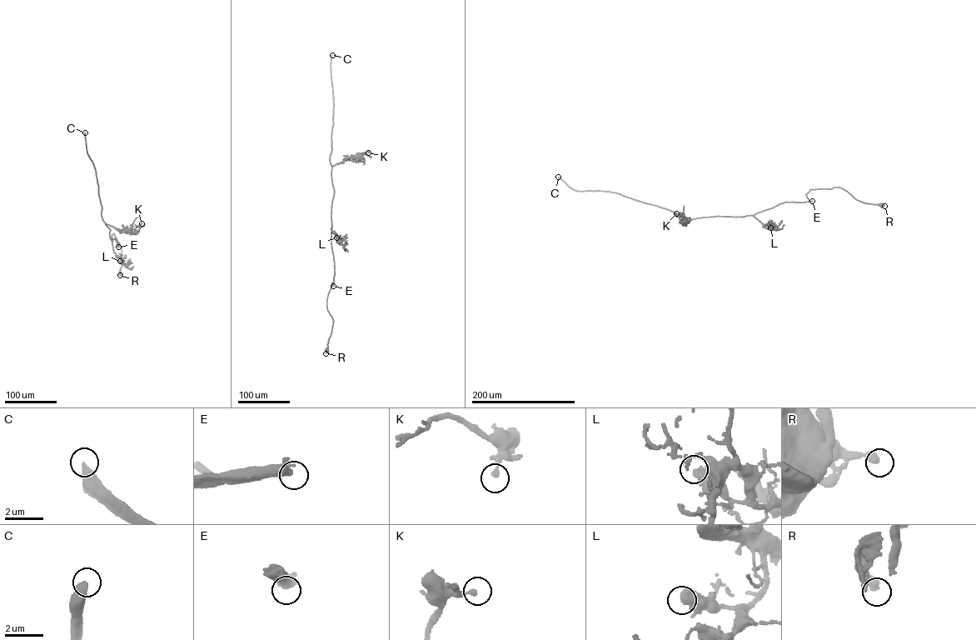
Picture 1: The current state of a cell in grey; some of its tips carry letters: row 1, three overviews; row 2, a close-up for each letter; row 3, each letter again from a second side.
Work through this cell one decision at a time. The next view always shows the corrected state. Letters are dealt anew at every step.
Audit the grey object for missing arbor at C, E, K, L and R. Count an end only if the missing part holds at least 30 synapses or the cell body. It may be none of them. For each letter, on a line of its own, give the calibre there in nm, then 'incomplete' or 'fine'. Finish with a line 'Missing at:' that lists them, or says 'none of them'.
C: 420 nm | incomplete
E: 550 nm | incomplete
K: 240 nm | fine
L: 550 nm | fine
R: 420 nm | fine
Missing at: C, E

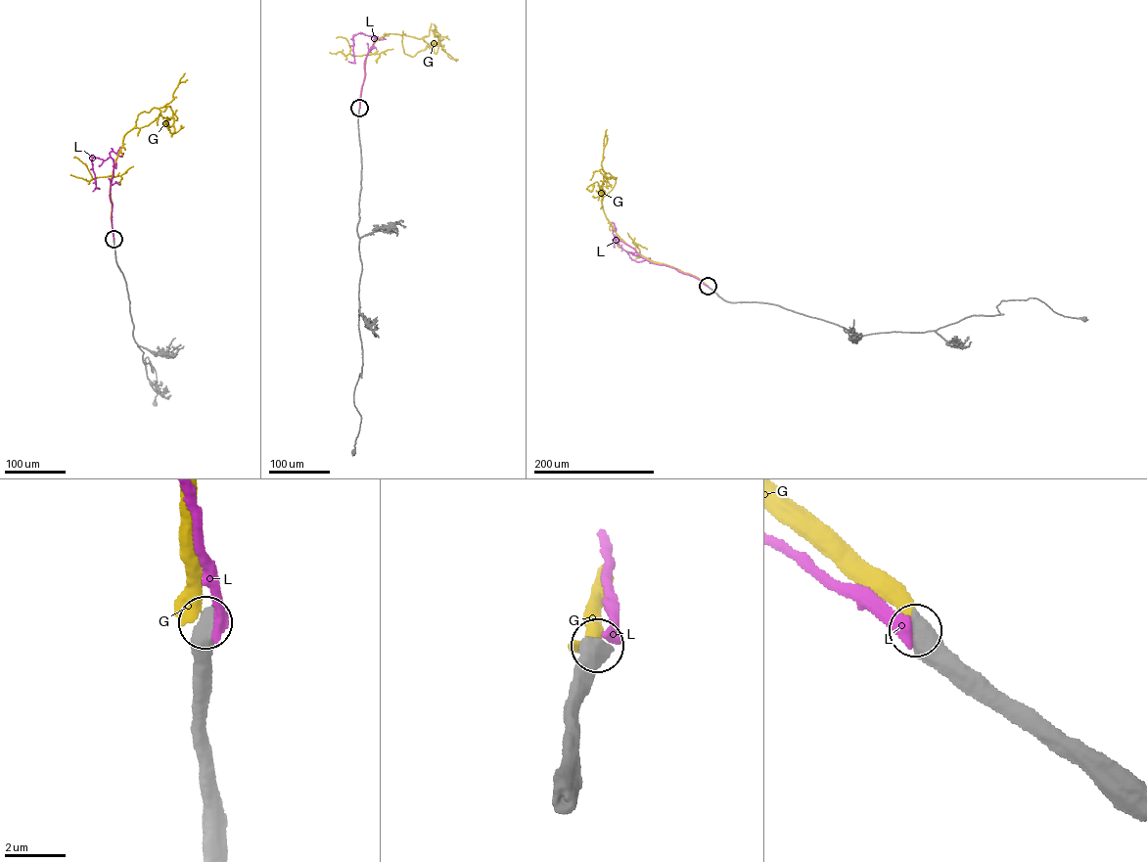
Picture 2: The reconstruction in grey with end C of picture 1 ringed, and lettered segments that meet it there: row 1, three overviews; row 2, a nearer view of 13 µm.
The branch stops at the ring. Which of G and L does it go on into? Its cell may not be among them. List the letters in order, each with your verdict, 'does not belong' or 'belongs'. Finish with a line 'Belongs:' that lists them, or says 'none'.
G: does not belong
L: does not belong
Belongs: none

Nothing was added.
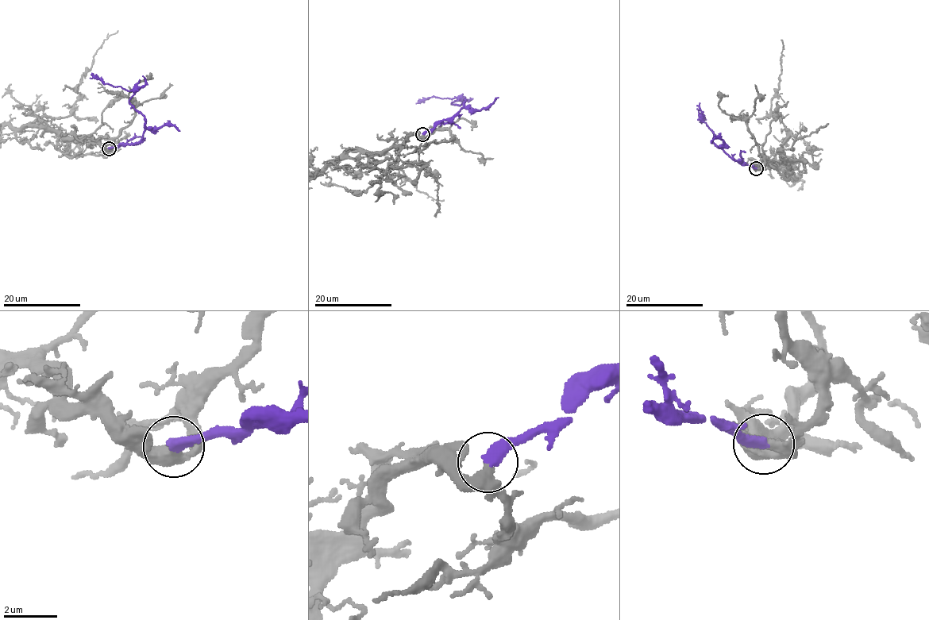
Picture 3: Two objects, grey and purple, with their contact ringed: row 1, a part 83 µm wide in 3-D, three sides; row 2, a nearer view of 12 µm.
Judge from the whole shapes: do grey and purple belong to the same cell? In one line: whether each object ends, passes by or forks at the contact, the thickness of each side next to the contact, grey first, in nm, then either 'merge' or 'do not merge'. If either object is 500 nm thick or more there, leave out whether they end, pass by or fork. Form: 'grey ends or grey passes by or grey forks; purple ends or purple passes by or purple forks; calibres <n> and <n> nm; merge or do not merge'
grey passes by; purple ends; calibres 320 and 440 nm; merge

